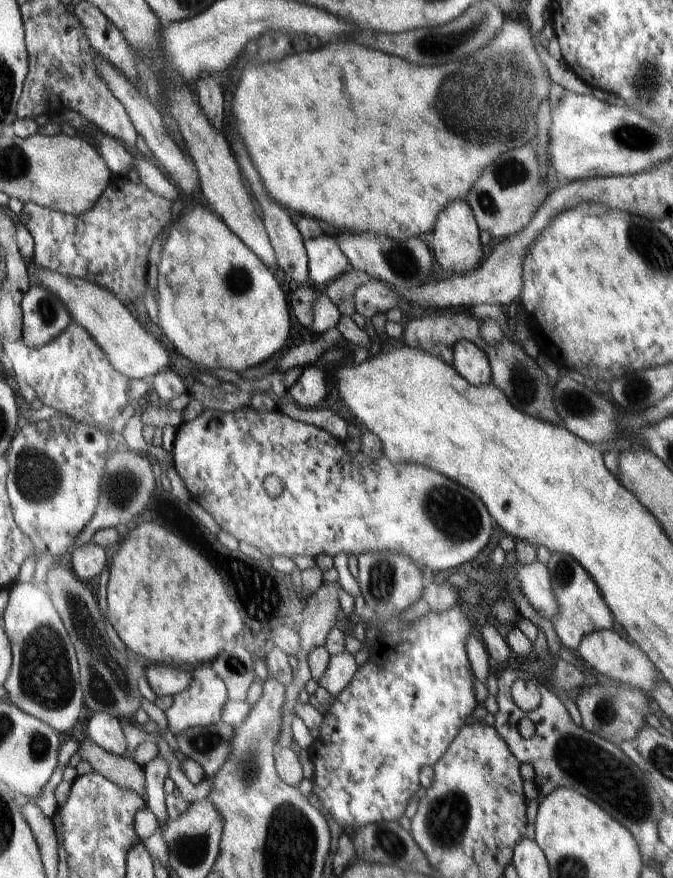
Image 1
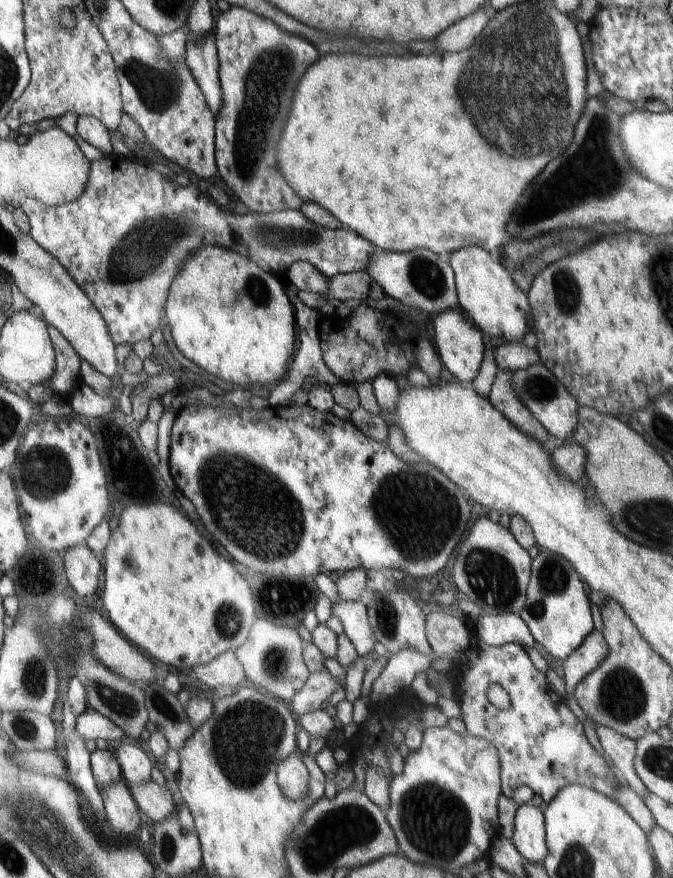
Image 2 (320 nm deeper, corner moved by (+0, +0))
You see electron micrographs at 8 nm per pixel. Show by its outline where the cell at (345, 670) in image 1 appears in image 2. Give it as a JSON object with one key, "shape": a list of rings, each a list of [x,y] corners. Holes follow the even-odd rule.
{"shape":[[[328,670],[310,673],[302,690],[294,695],[288,705],[298,719],[303,714],[322,708],[326,699],[341,685],[344,684],[336,682]]]}

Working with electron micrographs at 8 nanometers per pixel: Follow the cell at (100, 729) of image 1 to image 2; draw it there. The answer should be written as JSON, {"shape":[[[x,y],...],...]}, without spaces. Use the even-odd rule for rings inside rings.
{"shape":[[[125,741],[118,751],[114,751],[122,769],[123,780],[128,787],[134,785],[144,785],[150,781],[150,770],[152,770],[152,760],[144,750],[138,747],[133,741]]]}

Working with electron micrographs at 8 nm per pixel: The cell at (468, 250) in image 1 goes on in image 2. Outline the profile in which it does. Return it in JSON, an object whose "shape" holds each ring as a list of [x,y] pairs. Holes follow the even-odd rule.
{"shape":[[[467,246],[450,253],[449,265],[455,277],[460,306],[486,336],[502,339],[506,343],[522,342],[524,336],[533,330],[527,293],[516,286],[511,274],[497,258],[483,248]]]}

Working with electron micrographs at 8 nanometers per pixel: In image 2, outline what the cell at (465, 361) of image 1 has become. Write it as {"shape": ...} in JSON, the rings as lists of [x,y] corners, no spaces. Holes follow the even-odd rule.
{"shape":[[[448,309],[438,313],[434,318],[434,344],[441,363],[446,366],[452,376],[460,383],[471,384],[478,376],[482,364],[483,352],[486,348],[480,329],[472,320],[456,309]]]}

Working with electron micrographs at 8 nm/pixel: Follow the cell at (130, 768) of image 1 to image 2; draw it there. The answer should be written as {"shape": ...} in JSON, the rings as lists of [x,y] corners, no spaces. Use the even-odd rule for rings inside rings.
{"shape":[[[152,780],[146,781],[144,785],[131,786],[129,791],[139,810],[156,823],[177,812],[170,791]]]}

